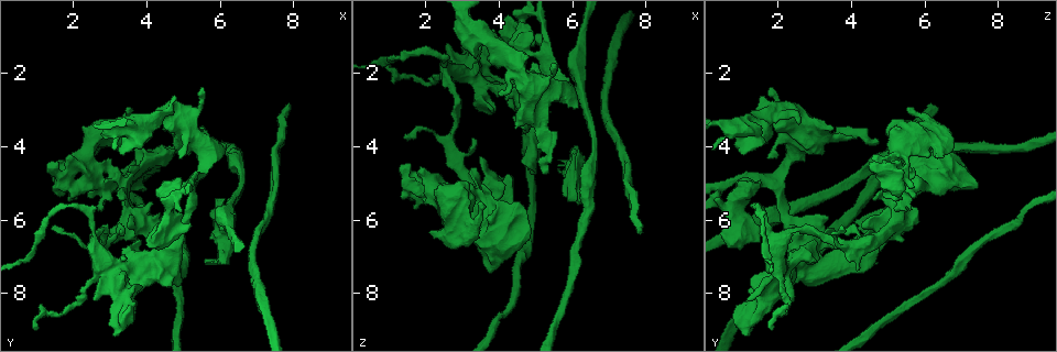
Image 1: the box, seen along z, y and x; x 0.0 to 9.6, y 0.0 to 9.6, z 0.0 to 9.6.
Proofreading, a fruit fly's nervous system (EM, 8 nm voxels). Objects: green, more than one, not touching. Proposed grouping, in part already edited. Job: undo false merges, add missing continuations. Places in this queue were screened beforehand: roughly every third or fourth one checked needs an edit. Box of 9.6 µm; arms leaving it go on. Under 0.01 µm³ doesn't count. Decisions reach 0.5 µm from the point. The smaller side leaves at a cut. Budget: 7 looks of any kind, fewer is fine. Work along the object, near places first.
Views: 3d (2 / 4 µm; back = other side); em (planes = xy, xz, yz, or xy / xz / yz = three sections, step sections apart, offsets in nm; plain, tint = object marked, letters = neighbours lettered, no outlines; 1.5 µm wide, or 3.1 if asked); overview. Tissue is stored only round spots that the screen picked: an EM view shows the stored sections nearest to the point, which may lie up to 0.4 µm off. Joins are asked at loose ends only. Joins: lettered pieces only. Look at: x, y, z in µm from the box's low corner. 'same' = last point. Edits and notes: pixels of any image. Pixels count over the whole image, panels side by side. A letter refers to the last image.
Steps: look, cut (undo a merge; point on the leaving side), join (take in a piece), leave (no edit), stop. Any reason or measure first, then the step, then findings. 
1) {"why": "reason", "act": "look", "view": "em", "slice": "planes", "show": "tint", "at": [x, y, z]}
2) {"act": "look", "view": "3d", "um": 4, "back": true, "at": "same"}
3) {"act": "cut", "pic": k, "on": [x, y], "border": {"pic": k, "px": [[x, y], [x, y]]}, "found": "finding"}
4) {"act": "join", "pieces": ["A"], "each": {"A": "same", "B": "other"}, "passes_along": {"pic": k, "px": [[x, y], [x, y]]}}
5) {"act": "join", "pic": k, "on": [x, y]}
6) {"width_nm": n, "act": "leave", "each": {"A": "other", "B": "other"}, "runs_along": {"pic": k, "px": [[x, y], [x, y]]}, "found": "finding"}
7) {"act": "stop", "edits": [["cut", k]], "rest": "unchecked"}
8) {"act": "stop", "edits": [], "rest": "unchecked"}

{"why": "branch stops here", "act": "look", "view": "3d", "um": 4, "at": [3.25, 5.35, 4.70]}

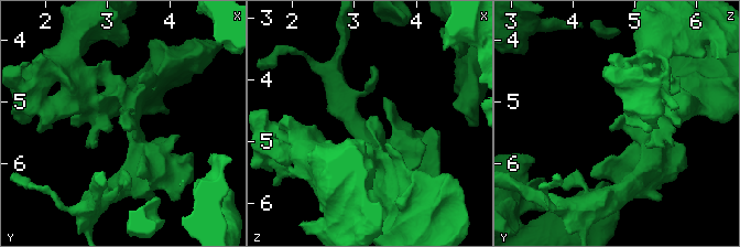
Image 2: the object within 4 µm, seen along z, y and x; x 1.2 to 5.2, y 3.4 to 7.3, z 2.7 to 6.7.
{"why": "shape alone is not enough", "act": "look", "view": "em", "slice": "xz", "step": 8, "show": "letters", "at": [3.20, 5.30, 4.65]}

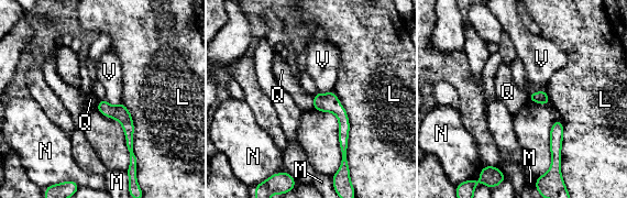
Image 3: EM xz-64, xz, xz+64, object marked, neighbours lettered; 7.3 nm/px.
{"act": "look", "view": "em", "slice": "planes", "show": "letters", "at": "same"}

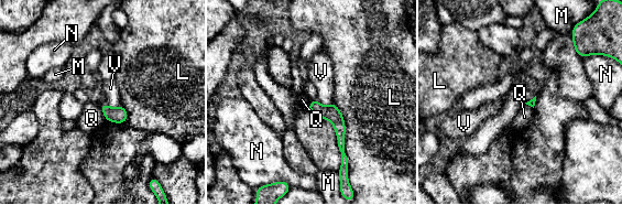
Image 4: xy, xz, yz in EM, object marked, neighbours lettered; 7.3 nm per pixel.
{"act": "leave", "each": {"L": "other", "M": "other", "N": "other", "Q": "other", "V": "other"}, "found": "none of them fits"}

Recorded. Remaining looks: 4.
{"why": "sharp bend", "act": "look", "view": "em", "slice": "planes", "show": "tint", "at": [2.55, 6.70, 2.00]}

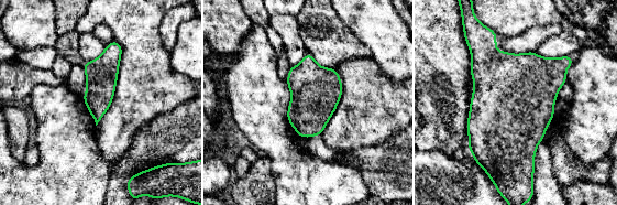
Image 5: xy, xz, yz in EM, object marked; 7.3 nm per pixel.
{"act": "look", "view": "em", "slice": "planes", "show": "letters", "at": "same"}

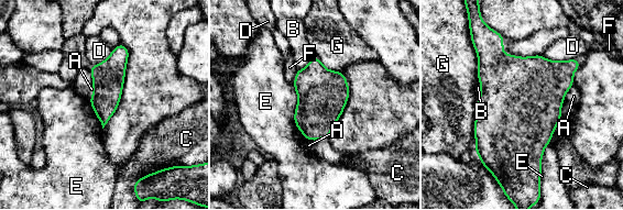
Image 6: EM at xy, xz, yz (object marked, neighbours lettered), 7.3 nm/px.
{"act": "leave", "each": {"A": "other", "B": "other", "C": "other", "D": "other", "E": "other", "F": "other", "G": "other"}, "border": {"pic": 6, "px": [[293, 86], [294, 123], [304, 139]]}, "found": "all the same neuron"}

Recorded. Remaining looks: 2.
{"why": "branch stops here", "act": "look", "view": "em", "um": 3.1, "slice": "planes", "show": "letters", "at": [7.75, 2.90, 6.35]}

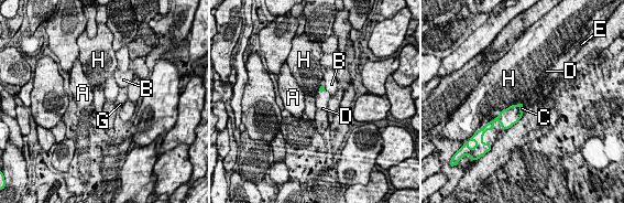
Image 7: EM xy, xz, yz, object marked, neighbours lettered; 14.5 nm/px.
{"act": "join", "pic": 7, "on": [321, 99], "each": {"A": "other", "B": "other", "C": "other", "D": "same", "E": "other", "G": "other", "H": "other"}, "passes_along": {"pic": 7, "px": [[321, 89], [321, 92], [321, 99]]}, "found": "the neuron continues"}

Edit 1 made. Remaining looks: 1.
{"act": "stop", "edits": [["join", 7]], "rest": "unchecked"}

